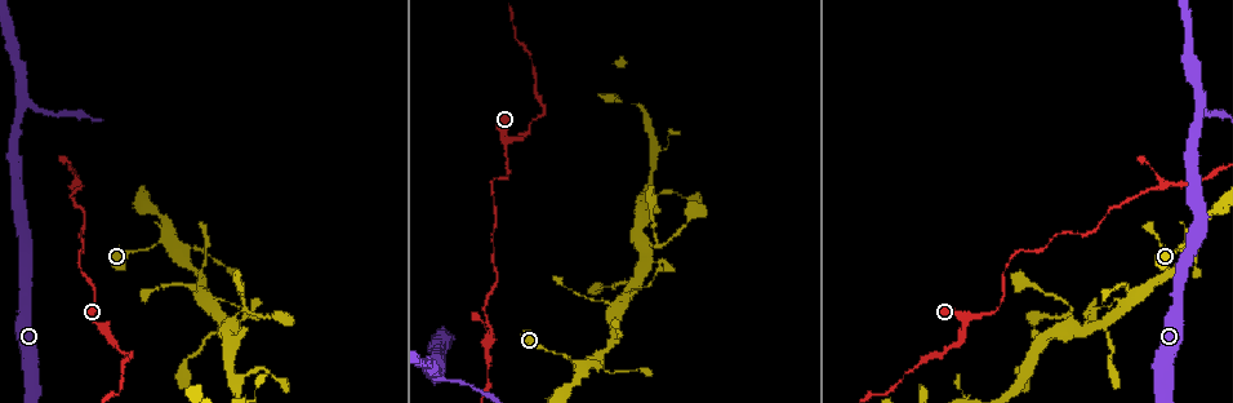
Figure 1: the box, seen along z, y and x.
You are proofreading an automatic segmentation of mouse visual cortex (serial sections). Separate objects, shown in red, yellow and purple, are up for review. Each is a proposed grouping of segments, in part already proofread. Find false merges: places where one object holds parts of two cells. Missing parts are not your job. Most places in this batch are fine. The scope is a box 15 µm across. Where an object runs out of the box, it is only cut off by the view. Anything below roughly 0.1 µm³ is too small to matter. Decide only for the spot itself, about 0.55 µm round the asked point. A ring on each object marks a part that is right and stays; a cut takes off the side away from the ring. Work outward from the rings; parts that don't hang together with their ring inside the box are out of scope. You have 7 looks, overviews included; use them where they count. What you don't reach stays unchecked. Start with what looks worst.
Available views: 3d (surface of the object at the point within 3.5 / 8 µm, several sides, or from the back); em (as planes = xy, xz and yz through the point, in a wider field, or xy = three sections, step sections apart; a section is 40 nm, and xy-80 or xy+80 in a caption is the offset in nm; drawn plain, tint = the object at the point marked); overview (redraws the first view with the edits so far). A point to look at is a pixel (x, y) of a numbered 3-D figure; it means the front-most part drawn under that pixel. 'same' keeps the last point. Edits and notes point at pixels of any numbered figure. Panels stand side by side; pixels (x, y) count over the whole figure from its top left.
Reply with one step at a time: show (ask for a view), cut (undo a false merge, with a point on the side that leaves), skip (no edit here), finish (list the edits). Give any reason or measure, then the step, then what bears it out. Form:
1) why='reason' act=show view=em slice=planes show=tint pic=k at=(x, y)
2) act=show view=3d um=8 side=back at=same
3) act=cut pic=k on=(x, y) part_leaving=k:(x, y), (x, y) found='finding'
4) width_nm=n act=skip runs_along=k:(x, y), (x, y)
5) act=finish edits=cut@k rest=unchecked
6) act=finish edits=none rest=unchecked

why='abrupt turn' act=show view=3d um=3.5 pic=1 at=(133, 356)

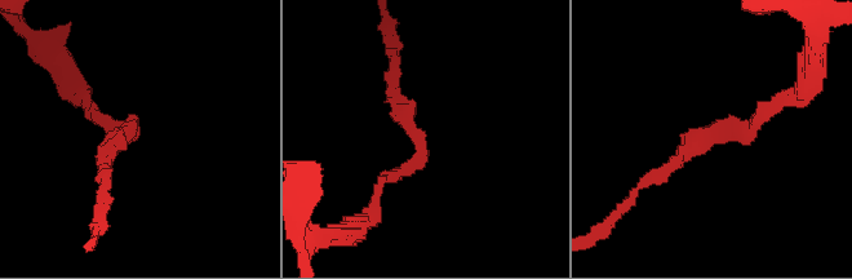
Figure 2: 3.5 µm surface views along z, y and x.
arm_widths_nm=150,200 why='need the tissue' act=show view=em slice=xy step=5 show=plain pic=2 at=(137, 130)

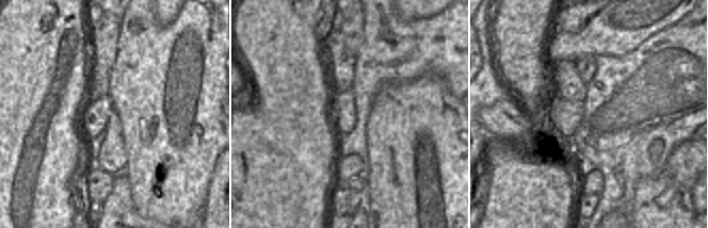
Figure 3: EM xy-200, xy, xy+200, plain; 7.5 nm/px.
act=show view=em slice=xy step=5 show=tint at=same

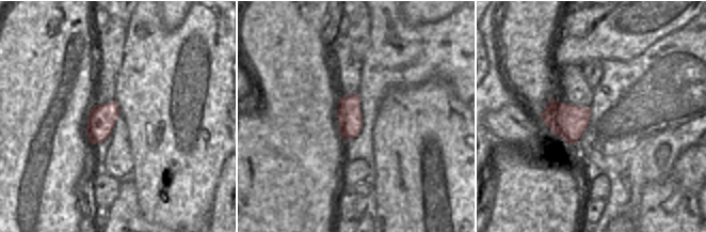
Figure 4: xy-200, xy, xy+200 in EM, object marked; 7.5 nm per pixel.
act=skip runs_along=2:(782, 96), (666, 168) found='continuous, no second cell'

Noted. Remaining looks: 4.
why='two arms in line, one across' act=show view=3d um=3.5 pic=1 at=(1201, 103)

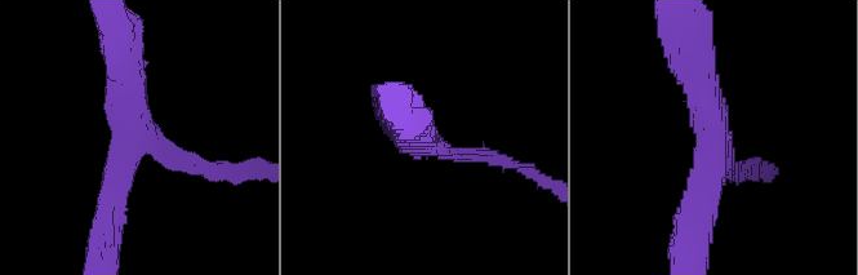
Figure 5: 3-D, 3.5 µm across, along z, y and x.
arms=3 arm_widths_nm=200,350,450 why='shape alone is not enough' act=show view=em slice=xy step=2 show=tint pic=5 at=(130, 138)

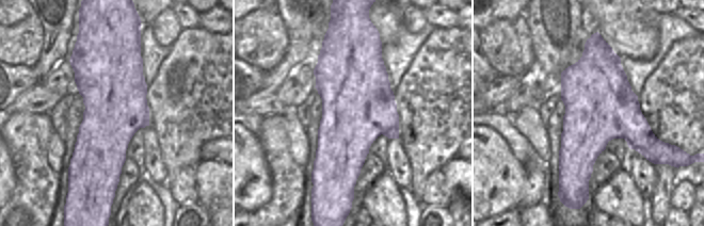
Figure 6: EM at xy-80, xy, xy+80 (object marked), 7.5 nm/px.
why='another direction' act=show view=em slice=xy step=5 show=tint at=same

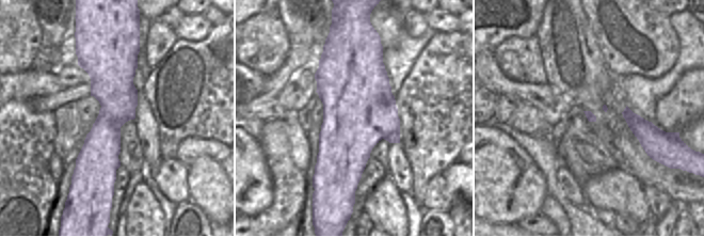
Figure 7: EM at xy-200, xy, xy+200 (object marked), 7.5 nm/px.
act=skip runs_along=7:(115, 51), (106, 183) found='one cell here'

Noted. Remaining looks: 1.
act=finish edits=none rest=unchecked

